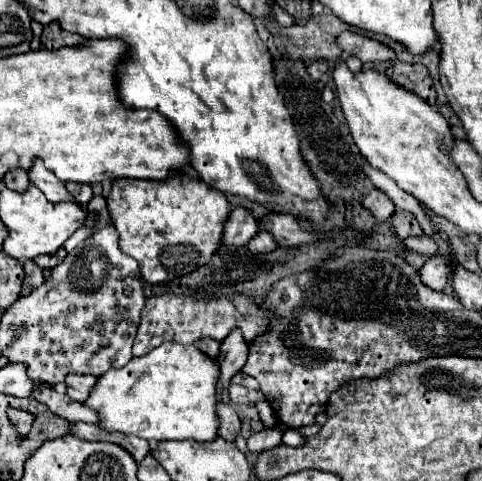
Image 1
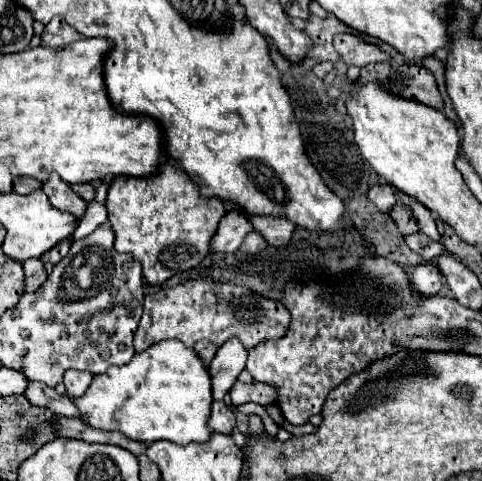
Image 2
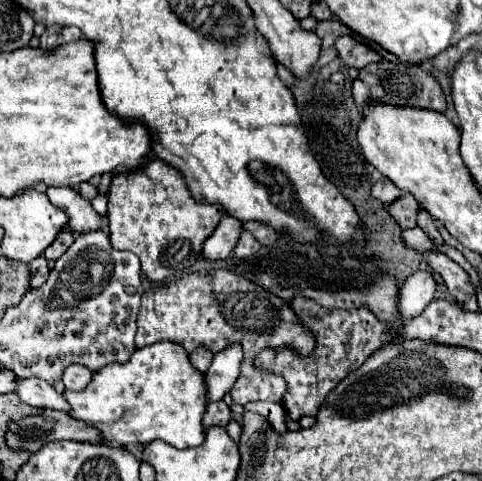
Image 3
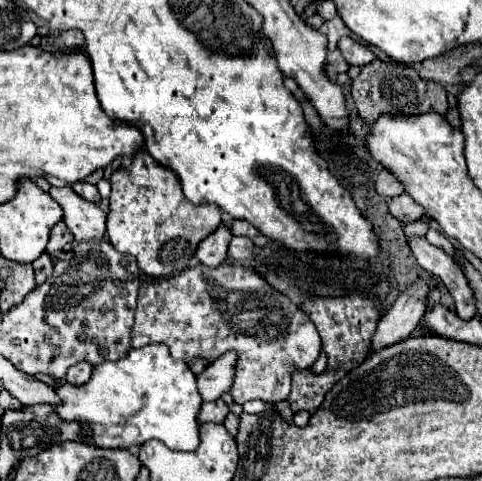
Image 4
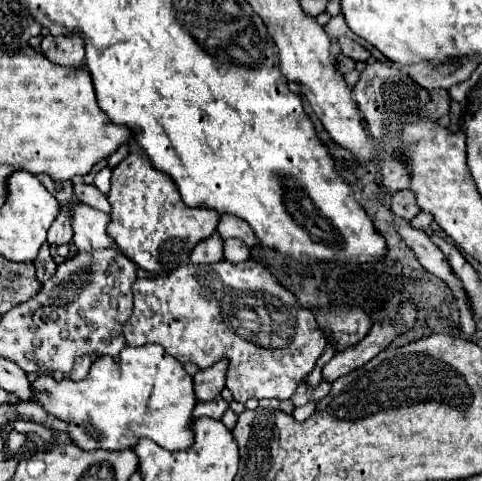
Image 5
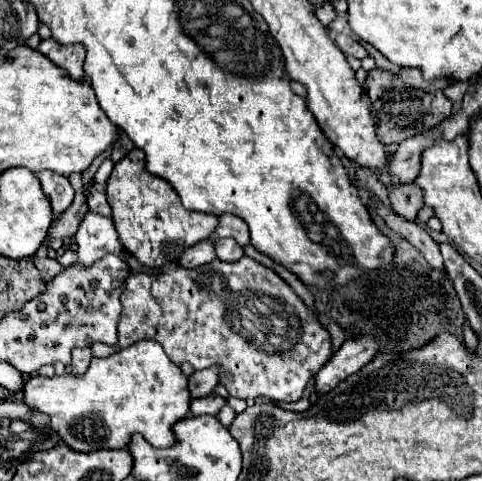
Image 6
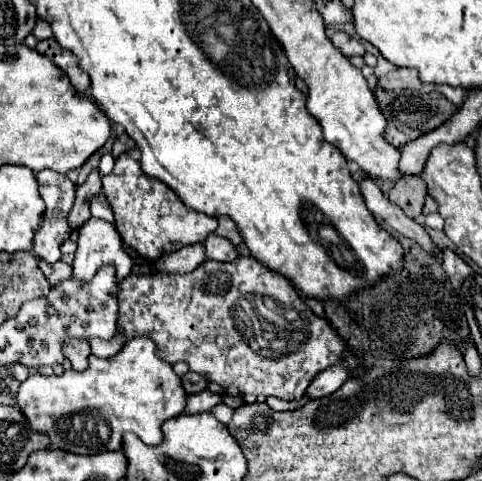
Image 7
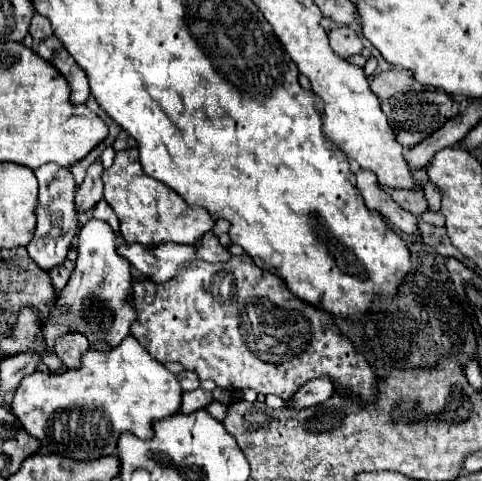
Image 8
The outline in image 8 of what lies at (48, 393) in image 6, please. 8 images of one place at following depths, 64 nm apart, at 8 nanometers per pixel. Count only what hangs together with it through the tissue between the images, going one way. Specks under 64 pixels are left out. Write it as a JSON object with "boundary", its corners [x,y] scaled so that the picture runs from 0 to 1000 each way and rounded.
{"boundary":[[[266,699],[232,732],[183,728],[170,740],[166,769],[137,769],[120,782],[91,773],[50,782],[21,852],[87,919],[87,940],[195,956],[237,944],[253,898],[311,915],[315,877],[365,861],[373,840],[378,807],[369,786],[320,748],[278,699]]]}

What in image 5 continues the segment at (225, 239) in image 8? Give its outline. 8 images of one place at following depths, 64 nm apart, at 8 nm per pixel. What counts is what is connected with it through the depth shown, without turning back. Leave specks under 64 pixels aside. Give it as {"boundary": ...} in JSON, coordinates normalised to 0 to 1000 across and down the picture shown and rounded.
{"boundary":[[[465,445],[456,453],[456,466],[452,466],[452,482],[465,491],[465,495],[498,495],[506,499],[515,511],[531,511],[535,499],[531,499],[531,486],[523,482],[519,466],[498,457],[494,449],[481,449],[481,445]]]}

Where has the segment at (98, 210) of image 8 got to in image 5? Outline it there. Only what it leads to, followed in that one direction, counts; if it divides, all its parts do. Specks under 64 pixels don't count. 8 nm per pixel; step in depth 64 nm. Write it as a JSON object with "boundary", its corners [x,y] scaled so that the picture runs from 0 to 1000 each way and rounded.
{"boundary":[[[154,378],[154,407],[170,416],[174,424],[187,424],[191,432],[203,432],[212,441],[228,441],[228,424],[220,407],[195,387],[195,383],[174,383],[174,378]]]}

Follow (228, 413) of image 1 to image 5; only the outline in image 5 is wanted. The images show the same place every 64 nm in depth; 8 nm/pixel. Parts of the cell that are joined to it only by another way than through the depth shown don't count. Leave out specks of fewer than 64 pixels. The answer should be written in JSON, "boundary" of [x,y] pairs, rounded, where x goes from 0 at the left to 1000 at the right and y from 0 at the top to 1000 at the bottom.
{"boundary":[[[452,823],[436,836],[411,836],[407,852],[402,852],[402,865],[407,869],[448,869],[448,873],[456,873],[469,852],[473,852],[473,836]]]}

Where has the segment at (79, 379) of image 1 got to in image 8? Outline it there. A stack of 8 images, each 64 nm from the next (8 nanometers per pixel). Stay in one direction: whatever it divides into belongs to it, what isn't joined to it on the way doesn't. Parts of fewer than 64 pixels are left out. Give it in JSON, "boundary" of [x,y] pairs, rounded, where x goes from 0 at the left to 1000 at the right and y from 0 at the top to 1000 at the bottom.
{"boundary":[[[133,694],[112,715],[116,736],[129,744],[129,753],[149,769],[166,765],[174,732],[187,728],[187,711],[170,694]]]}

